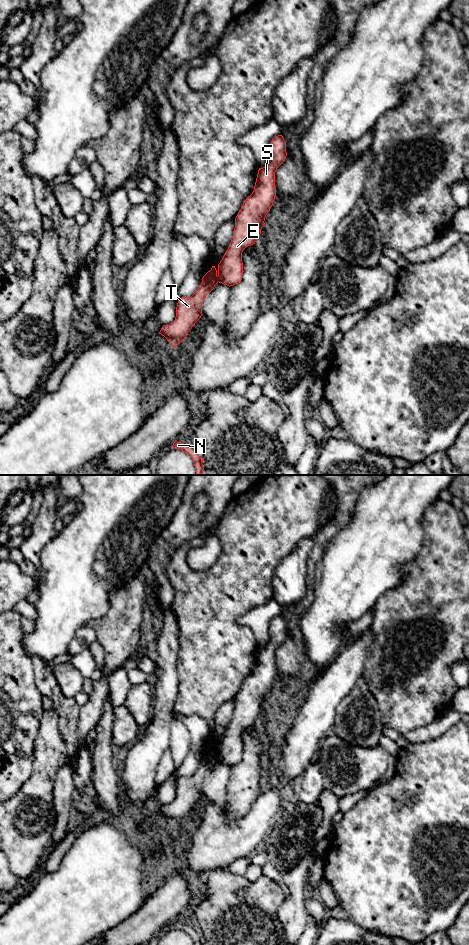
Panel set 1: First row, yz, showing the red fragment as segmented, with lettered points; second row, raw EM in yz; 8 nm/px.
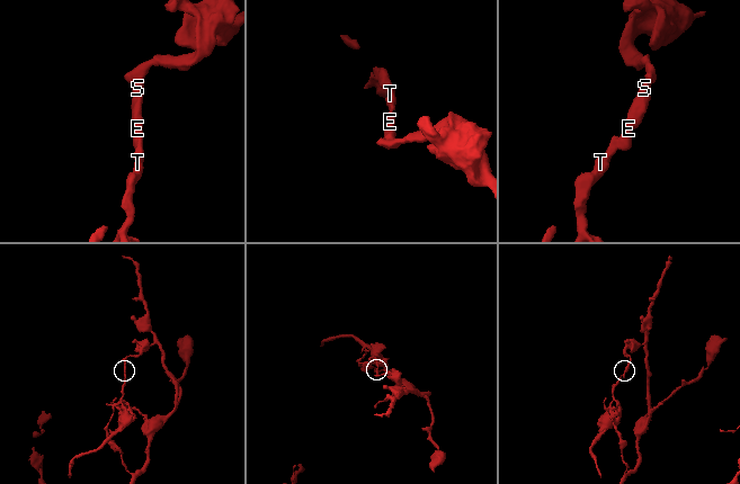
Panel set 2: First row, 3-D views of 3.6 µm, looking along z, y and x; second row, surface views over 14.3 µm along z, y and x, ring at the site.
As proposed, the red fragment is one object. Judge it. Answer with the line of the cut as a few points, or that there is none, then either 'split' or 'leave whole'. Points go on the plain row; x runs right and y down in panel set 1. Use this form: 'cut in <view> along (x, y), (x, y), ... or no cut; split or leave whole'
cut in yz along (217, 756), (218, 761); split

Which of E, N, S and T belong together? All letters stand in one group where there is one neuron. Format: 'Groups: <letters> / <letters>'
Groups: E S / N T

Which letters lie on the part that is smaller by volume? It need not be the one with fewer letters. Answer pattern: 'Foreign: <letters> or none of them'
Foreign: N, T

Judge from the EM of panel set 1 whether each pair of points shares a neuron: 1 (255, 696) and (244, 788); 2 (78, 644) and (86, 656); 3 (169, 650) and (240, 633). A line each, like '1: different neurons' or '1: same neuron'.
1: different neurons
2: different neurons
3: different neurons

